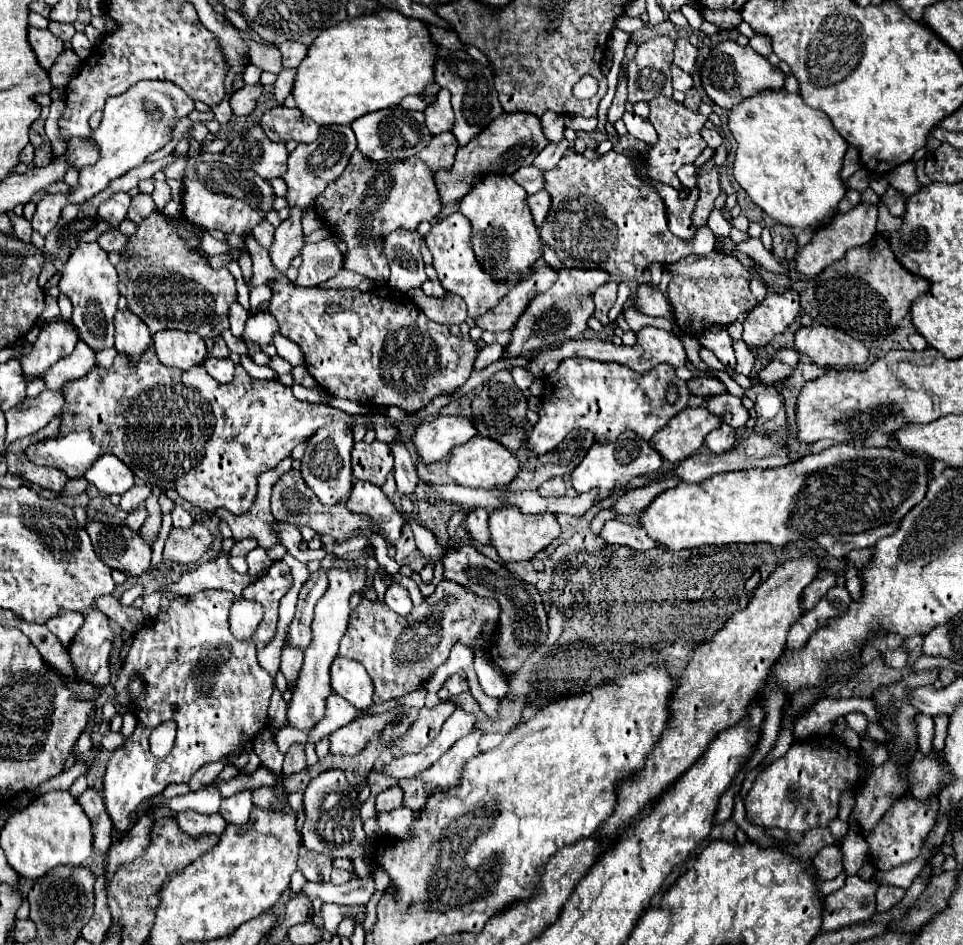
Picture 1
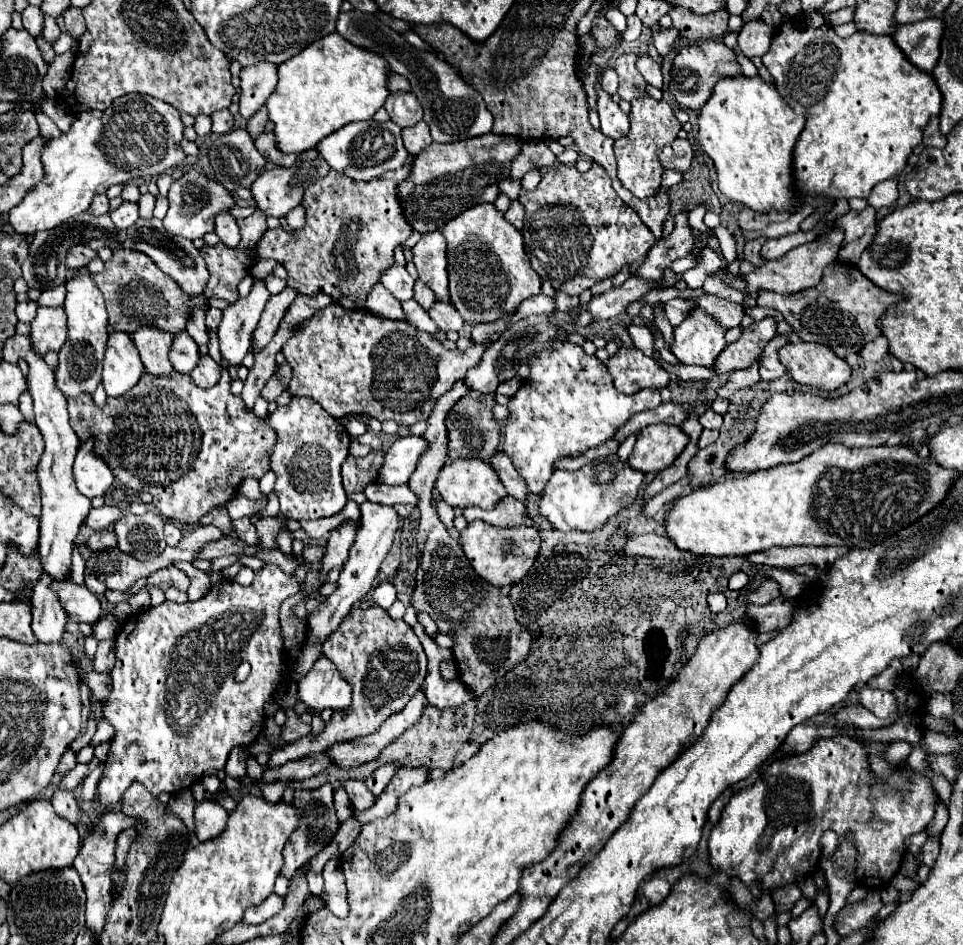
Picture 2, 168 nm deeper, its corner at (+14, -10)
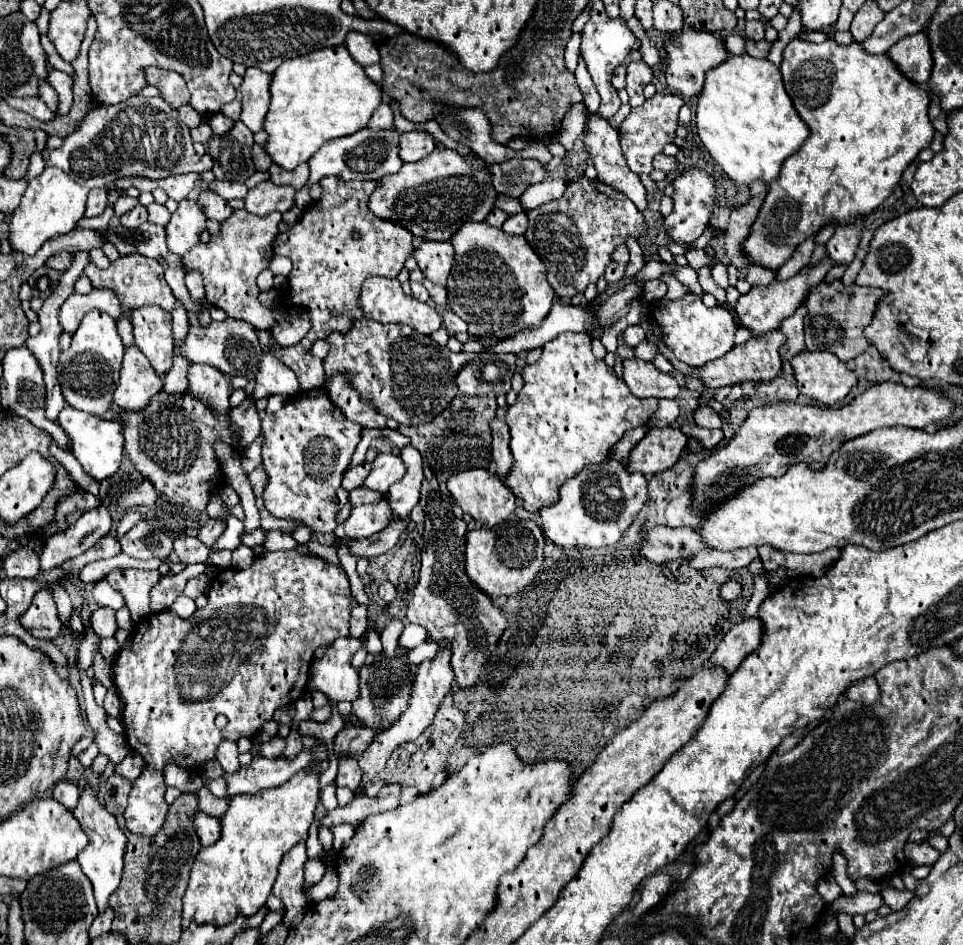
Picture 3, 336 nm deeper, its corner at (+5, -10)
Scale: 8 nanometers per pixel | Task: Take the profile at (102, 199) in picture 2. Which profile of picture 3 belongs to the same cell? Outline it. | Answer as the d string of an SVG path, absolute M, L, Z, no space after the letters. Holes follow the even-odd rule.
M93 190L91 198L87 200L85 216L87 218L95 218L95 216L103 214L105 208L107 208L107 190Z

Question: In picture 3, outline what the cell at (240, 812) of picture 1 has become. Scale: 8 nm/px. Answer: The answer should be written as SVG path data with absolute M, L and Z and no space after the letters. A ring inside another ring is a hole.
M197 812L195 824L197 824L197 834L201 840L201 846L211 846L221 838L221 818Z

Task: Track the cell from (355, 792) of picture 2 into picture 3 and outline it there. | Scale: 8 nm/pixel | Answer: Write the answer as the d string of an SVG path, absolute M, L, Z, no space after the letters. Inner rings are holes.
M341 758L339 760L339 772L335 778L337 786L345 786L351 792L361 792L361 788L363 788L361 778L363 778L363 774L361 774L355 758Z

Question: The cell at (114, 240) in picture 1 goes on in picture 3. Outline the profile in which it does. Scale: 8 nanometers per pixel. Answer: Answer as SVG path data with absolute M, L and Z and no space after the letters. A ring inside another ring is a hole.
M59 252L59 254L53 254L49 260L47 260L47 266L51 268L57 268L57 270L67 270L73 262L73 256L71 252Z

